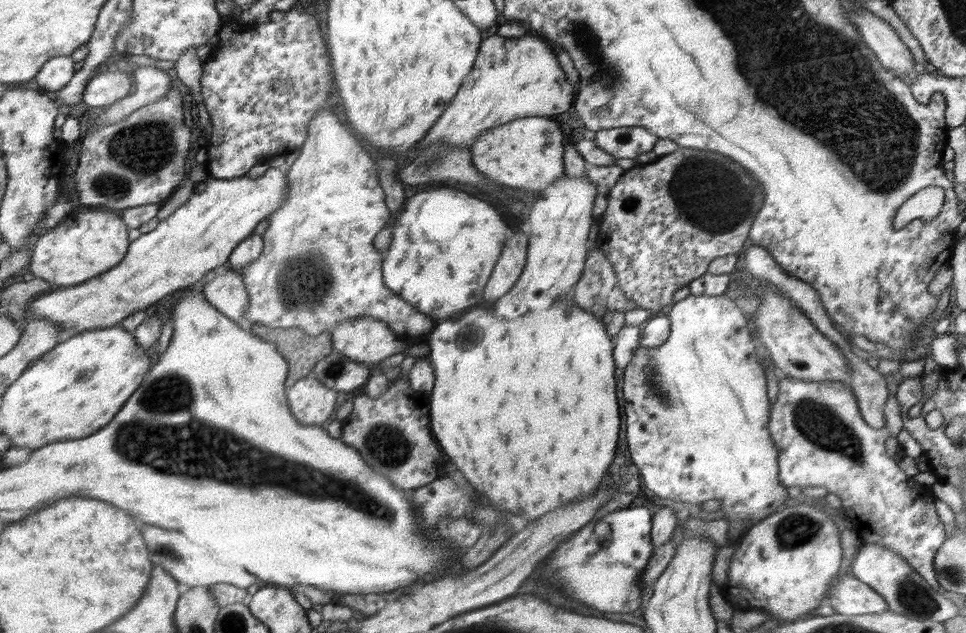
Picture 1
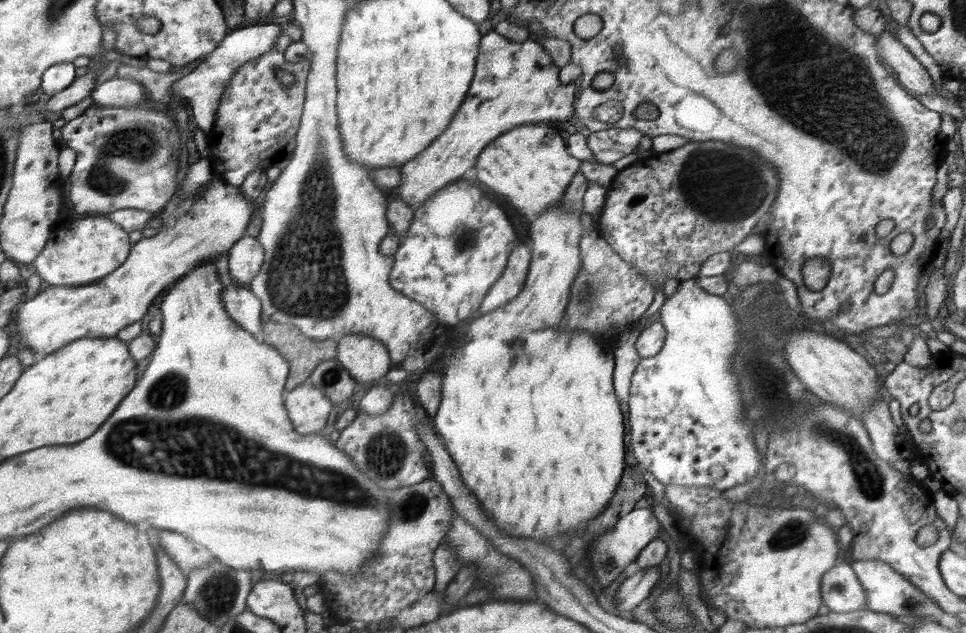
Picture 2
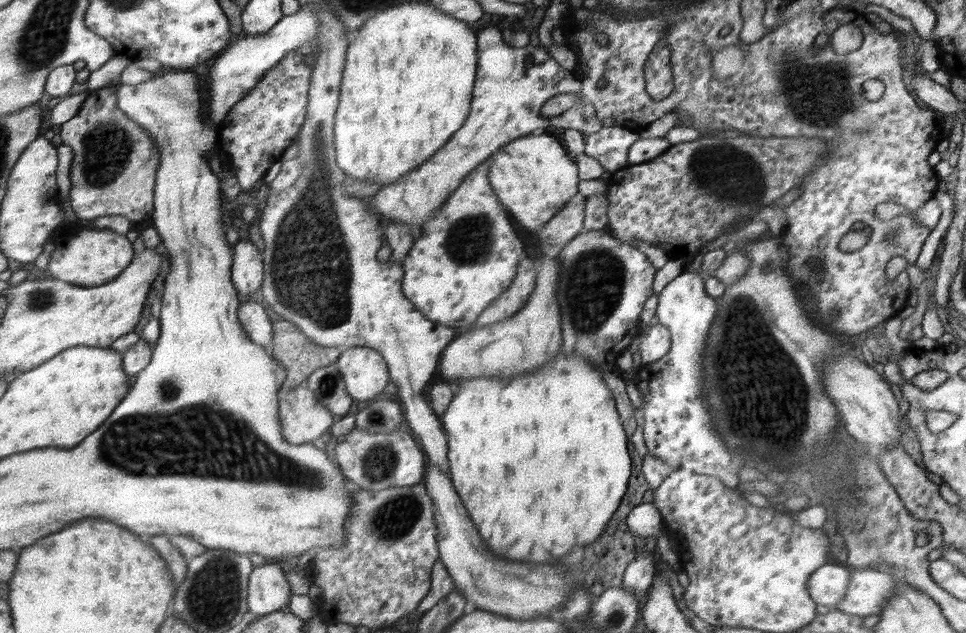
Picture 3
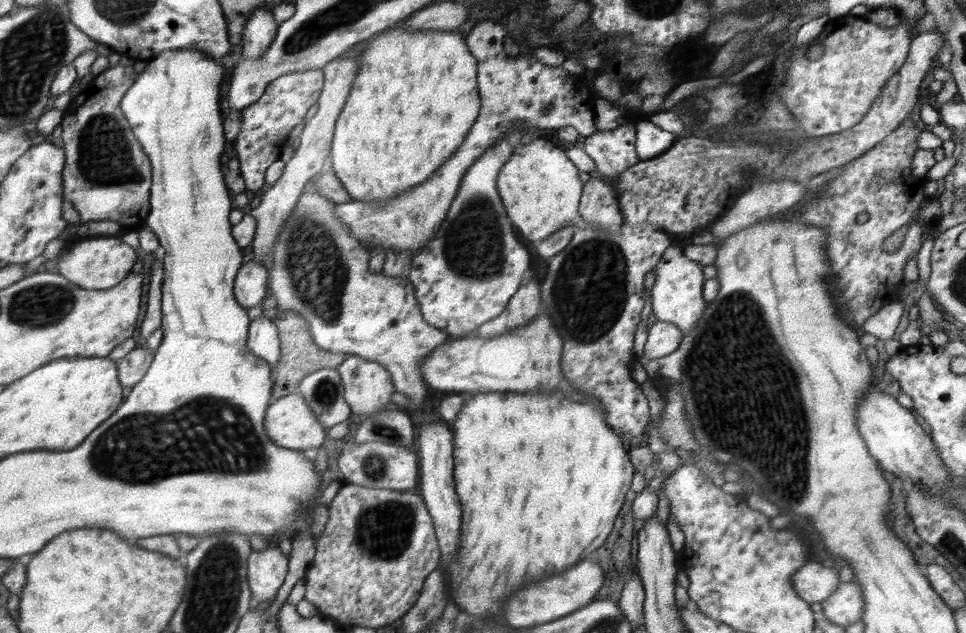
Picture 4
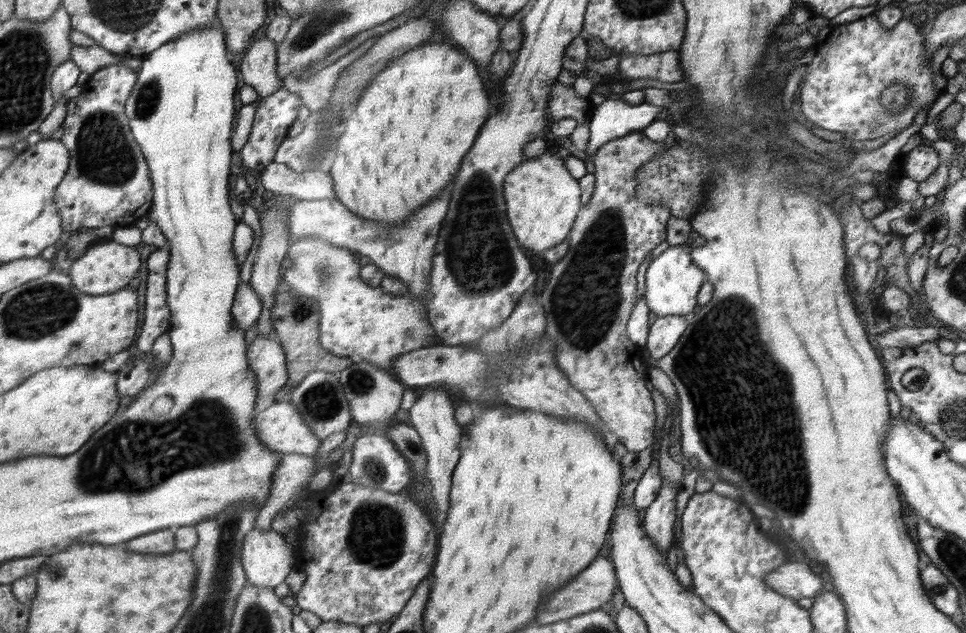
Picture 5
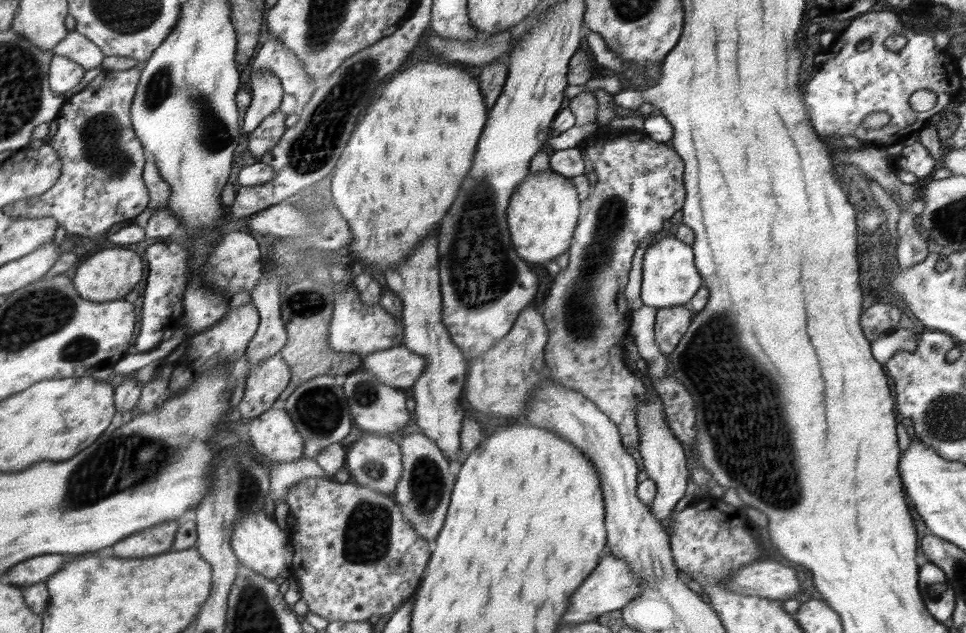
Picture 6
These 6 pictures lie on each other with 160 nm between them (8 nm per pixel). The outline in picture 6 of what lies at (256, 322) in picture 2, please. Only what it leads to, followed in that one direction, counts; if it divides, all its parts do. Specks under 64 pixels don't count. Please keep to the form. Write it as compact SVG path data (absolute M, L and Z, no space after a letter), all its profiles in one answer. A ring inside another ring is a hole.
M278 353L250 369L244 398L237 406L239 420L247 422L272 409L291 378L290 367Z

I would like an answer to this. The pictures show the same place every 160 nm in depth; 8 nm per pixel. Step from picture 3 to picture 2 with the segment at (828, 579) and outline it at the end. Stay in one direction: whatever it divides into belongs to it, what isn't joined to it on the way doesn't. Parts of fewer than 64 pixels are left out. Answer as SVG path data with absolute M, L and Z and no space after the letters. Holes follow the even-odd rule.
M848 563L834 565L823 574L821 597L830 611L845 613L865 608L865 590Z

